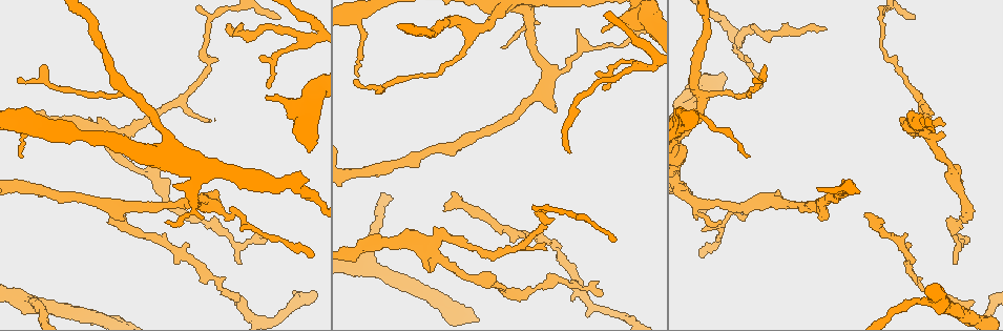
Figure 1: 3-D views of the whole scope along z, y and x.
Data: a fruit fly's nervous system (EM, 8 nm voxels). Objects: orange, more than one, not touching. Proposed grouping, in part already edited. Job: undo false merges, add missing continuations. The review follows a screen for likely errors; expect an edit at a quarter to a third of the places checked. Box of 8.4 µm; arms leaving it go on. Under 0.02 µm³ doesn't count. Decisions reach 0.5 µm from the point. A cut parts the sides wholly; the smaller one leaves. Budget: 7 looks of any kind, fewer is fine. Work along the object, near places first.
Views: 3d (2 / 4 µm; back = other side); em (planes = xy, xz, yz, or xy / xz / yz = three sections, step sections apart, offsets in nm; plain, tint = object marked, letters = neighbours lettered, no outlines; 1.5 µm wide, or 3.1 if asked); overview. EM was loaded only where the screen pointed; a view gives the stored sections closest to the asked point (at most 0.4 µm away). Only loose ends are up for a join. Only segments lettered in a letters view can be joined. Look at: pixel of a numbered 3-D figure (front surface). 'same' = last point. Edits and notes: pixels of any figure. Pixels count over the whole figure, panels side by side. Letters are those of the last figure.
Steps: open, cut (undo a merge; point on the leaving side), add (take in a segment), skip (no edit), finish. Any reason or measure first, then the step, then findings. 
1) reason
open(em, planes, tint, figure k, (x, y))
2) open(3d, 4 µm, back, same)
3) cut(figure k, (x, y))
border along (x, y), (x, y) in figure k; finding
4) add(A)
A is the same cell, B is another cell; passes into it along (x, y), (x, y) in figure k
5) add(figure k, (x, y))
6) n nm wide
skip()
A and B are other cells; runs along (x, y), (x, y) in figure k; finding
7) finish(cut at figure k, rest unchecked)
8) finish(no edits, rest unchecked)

thin end
open(em, planes, tint, figure 1, (46, 65))

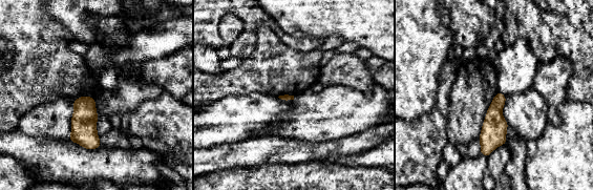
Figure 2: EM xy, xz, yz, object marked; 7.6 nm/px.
open(em, planes, letters, same)

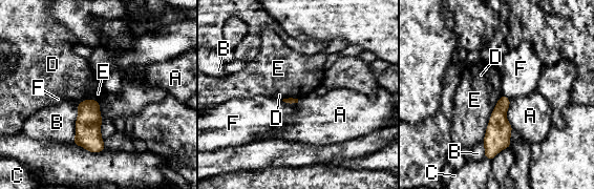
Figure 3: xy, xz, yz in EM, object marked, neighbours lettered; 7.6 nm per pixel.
skip()
A, B, C, D, E and F are other cells; no lettered segment goes on from it

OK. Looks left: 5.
thin end
open(3d, 4 µm, back, figure 1, (19, 155))

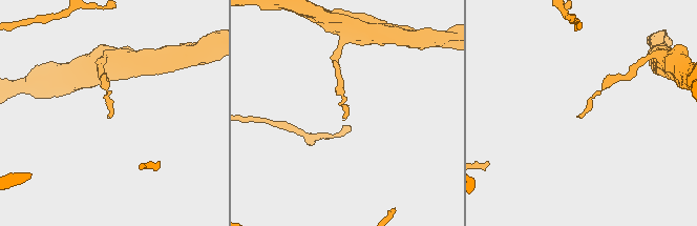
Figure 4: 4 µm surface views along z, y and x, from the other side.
open(em, xy, step 8, tint, figure 4, (112, 115))

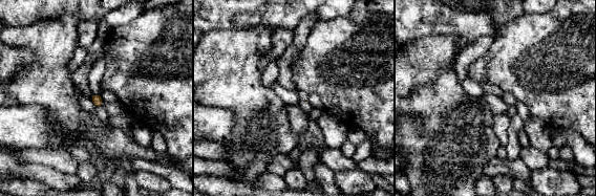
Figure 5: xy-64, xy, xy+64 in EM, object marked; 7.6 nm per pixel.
cut it another way
open(em, planes, letters, same)

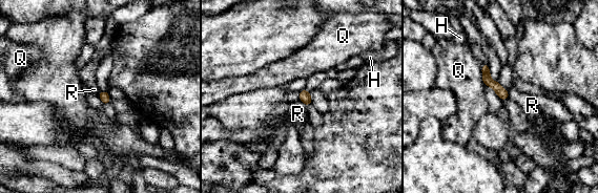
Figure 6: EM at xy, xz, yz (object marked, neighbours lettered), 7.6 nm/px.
70 nm wide
skip()
H, Q and R are other cells; border along (507, 90), (510, 98) in figure 6; no lettered segment goes on from it

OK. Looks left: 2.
abrupt turn
open(3d, 4 µm, figure 1, (356, 14))

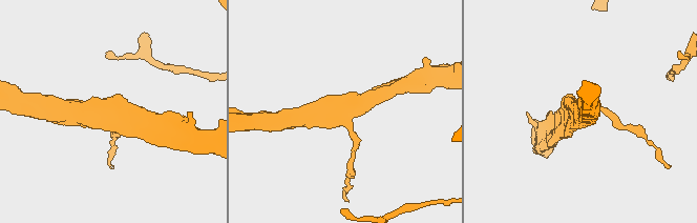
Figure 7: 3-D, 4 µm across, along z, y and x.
open(em, planes, letters, figure 7, (344, 113))

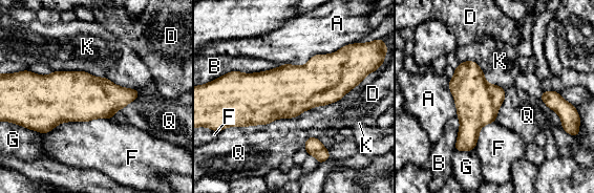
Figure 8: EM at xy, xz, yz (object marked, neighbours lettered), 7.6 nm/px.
skip()
A, B, D, F, G, K and Q are other cells; border along (358, 85), (294, 116), (228, 127) in figure 8; all the same neuron

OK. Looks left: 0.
finish(no edits, rest unchecked)

